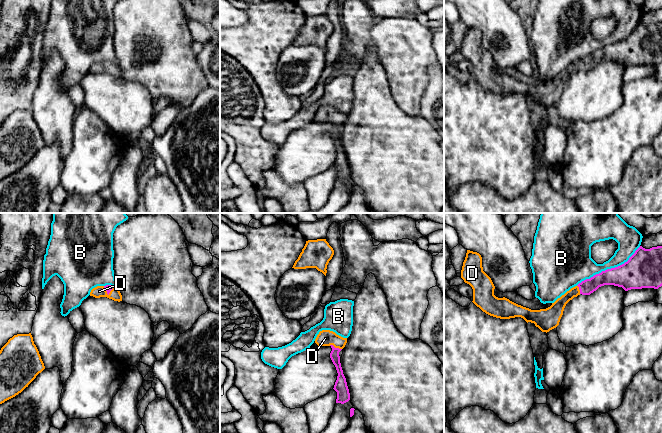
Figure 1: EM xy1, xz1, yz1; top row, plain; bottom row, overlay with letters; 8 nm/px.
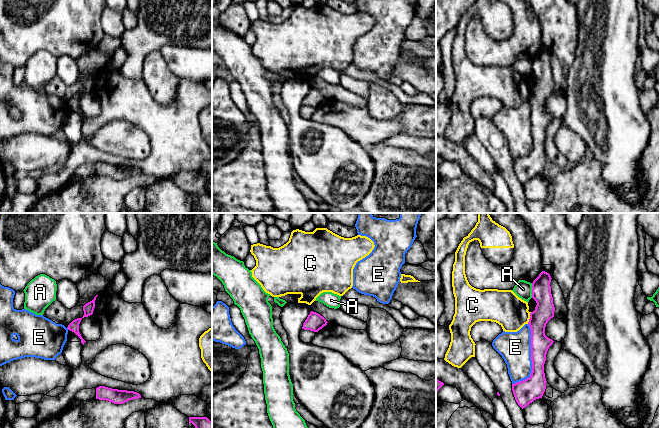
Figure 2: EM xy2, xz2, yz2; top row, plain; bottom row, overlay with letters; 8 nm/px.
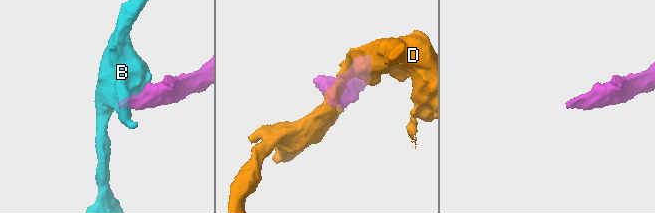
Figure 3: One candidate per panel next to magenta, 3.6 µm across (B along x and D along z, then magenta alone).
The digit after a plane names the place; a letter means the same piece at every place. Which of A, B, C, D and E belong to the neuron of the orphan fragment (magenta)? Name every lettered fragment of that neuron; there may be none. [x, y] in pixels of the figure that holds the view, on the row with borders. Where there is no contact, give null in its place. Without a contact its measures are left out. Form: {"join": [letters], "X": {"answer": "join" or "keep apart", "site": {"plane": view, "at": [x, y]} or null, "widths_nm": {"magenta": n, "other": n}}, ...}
{"join": ["D"], "A": {"answer": "keep apart", "site": {"plane": "yz2", "at": [532, 290]}, "widths_nm": {"magenta": 160, "other": 140}}, "B": {"answer": "keep apart", "site": {"plane": "yz1", "at": [608, 269]}, "widths_nm": {"magenta": 260, "other": 260}}, "C": {"answer": "keep apart", "site": {"plane": "yz2", "at": [530, 318]}, "widths_nm": {"magenta": 160, "other": 280}}, "D": {"answer": "join", "site": {"plane": "xy1", "at": [109, 292]}, "widths_nm": {"magenta": 60, "other": 90}}, "E": {"answer": "keep apart", "site": {"plane": "yz2", "at": [531, 358]}, "widths_nm": {"magenta": 190, "other": 260}}}

